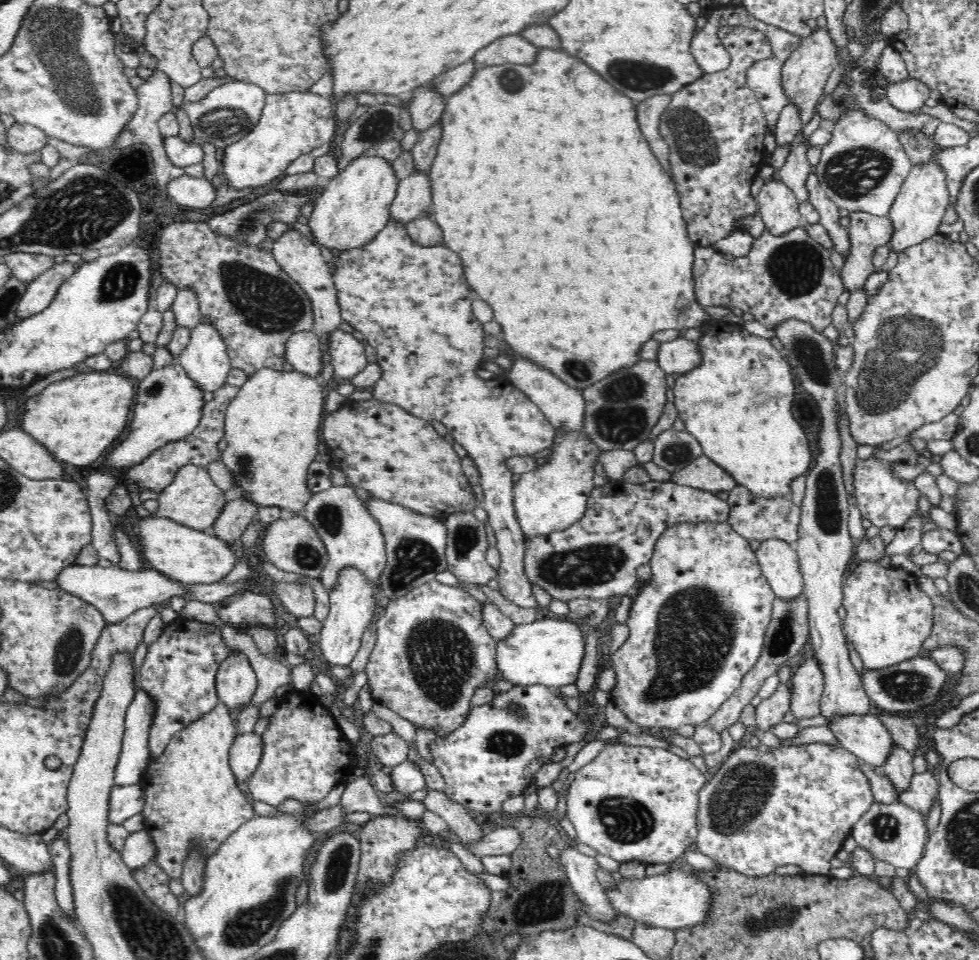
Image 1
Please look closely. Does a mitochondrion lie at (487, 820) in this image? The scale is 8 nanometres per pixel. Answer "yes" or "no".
no

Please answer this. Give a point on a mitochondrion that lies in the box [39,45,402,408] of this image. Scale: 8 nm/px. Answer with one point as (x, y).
(259, 300)

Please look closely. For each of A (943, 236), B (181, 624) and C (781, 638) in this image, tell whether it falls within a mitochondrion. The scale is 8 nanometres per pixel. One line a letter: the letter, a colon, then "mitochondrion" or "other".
A: other
B: other
C: mitochondrion

